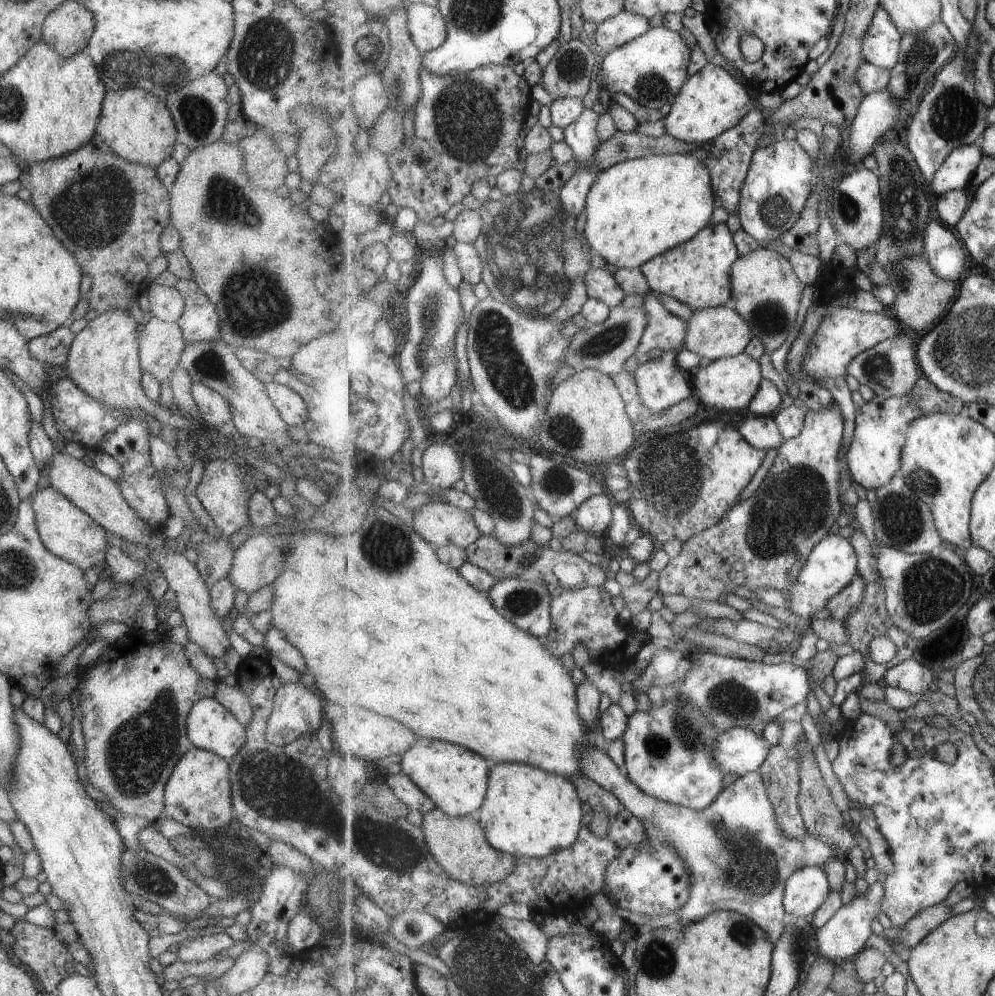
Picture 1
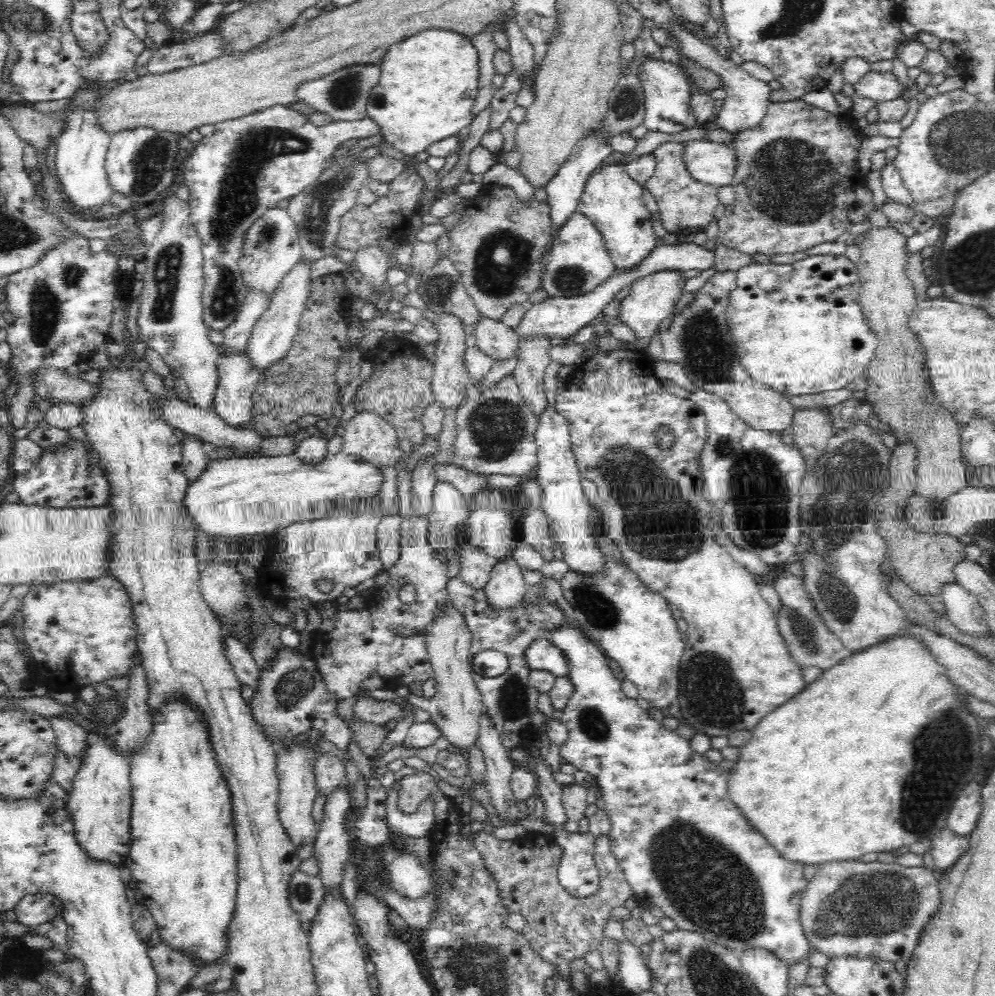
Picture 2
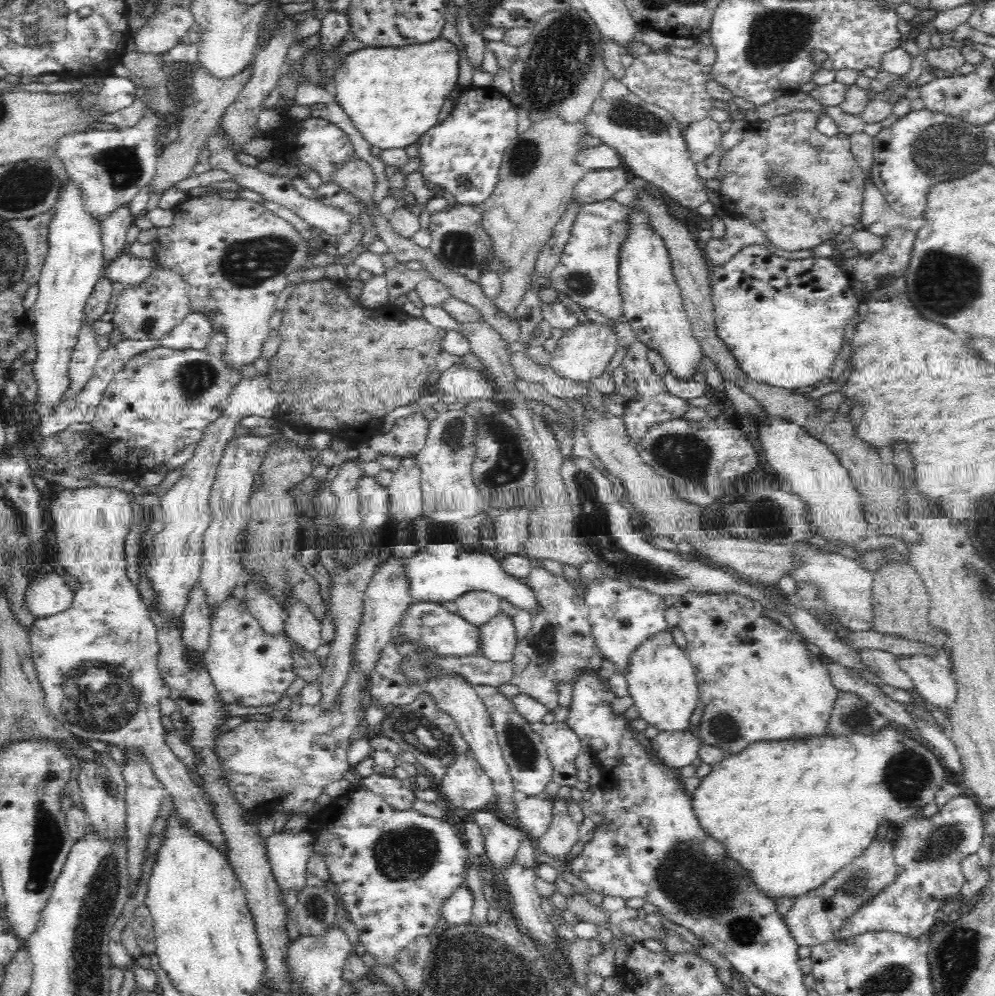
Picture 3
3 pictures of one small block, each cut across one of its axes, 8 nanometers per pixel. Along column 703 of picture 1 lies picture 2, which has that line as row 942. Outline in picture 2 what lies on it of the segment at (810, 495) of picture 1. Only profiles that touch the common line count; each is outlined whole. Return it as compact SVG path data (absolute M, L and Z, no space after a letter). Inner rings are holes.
M483 829L474 833L472 841L486 868L496 879L502 905L525 918L524 936L542 958L559 968L561 978L571 978L570 962L574 958L584 958L588 952L597 950L604 939L604 926L612 918L612 909L622 907L627 900L634 898L607 836L595 838L594 860L600 883L598 890L586 898L570 895L558 883L561 850L552 835L527 832L515 839L502 840Z

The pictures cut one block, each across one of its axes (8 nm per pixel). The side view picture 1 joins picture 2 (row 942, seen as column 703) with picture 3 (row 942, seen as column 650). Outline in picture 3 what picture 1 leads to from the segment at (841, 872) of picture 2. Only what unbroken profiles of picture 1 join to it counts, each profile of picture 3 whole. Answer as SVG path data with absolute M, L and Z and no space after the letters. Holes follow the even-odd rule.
M875 836L866 850L850 864L840 868L830 880L808 895L796 899L783 921L790 936L798 946L814 946L831 940L831 936L842 926L854 909L866 904L886 883L894 880L897 868L894 864L893 850L885 838Z

